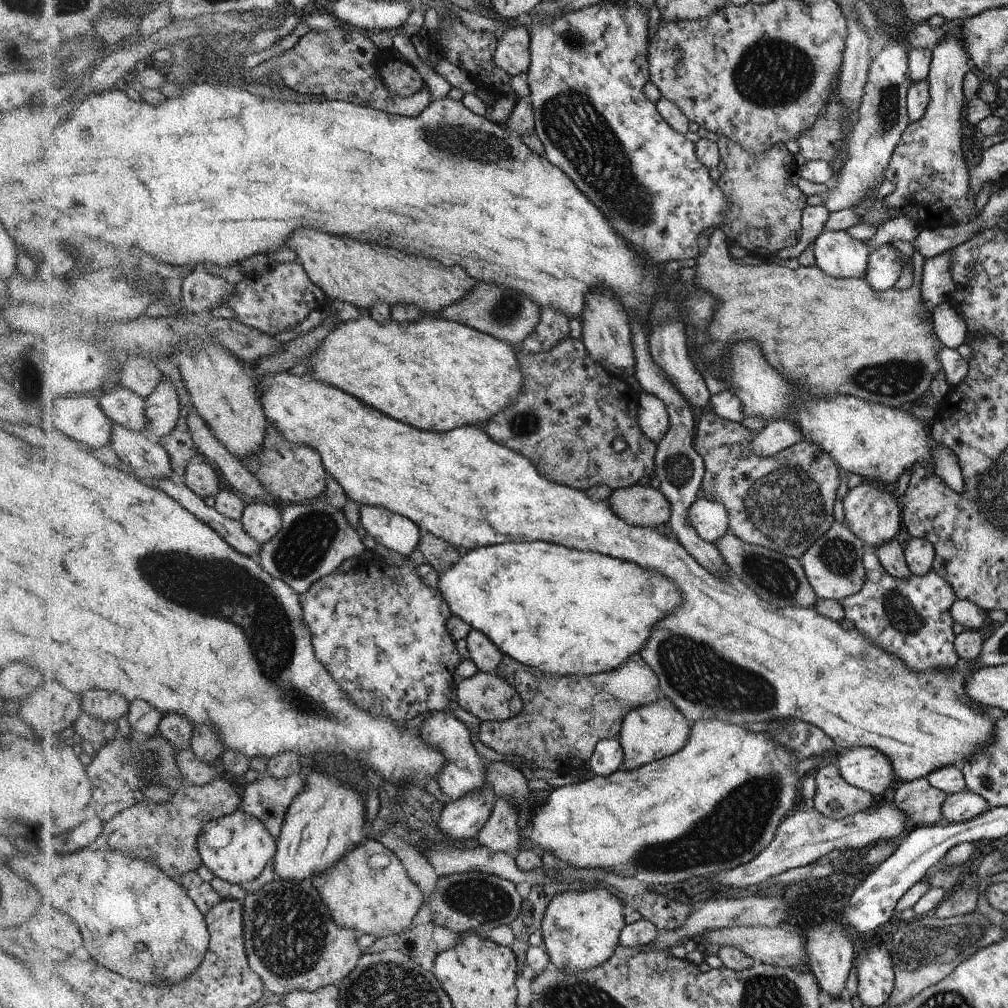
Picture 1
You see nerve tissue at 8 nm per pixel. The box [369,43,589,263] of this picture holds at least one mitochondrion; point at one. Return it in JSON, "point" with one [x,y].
{"point":[493,149]}

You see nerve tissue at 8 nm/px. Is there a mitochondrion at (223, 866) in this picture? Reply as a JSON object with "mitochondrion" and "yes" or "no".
{"mitochondrion":"no"}

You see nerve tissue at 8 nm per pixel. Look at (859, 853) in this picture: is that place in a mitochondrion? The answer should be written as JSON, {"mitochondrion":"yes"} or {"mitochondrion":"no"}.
{"mitochondrion":"no"}

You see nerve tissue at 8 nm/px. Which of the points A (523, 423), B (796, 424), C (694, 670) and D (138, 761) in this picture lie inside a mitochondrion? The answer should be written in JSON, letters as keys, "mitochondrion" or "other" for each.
{"A":"mitochondrion","B":"other","C":"mitochondrion","D":"mitochondrion"}

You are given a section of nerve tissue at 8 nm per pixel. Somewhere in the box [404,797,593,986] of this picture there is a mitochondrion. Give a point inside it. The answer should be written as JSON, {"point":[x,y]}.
{"point":[482,900]}

